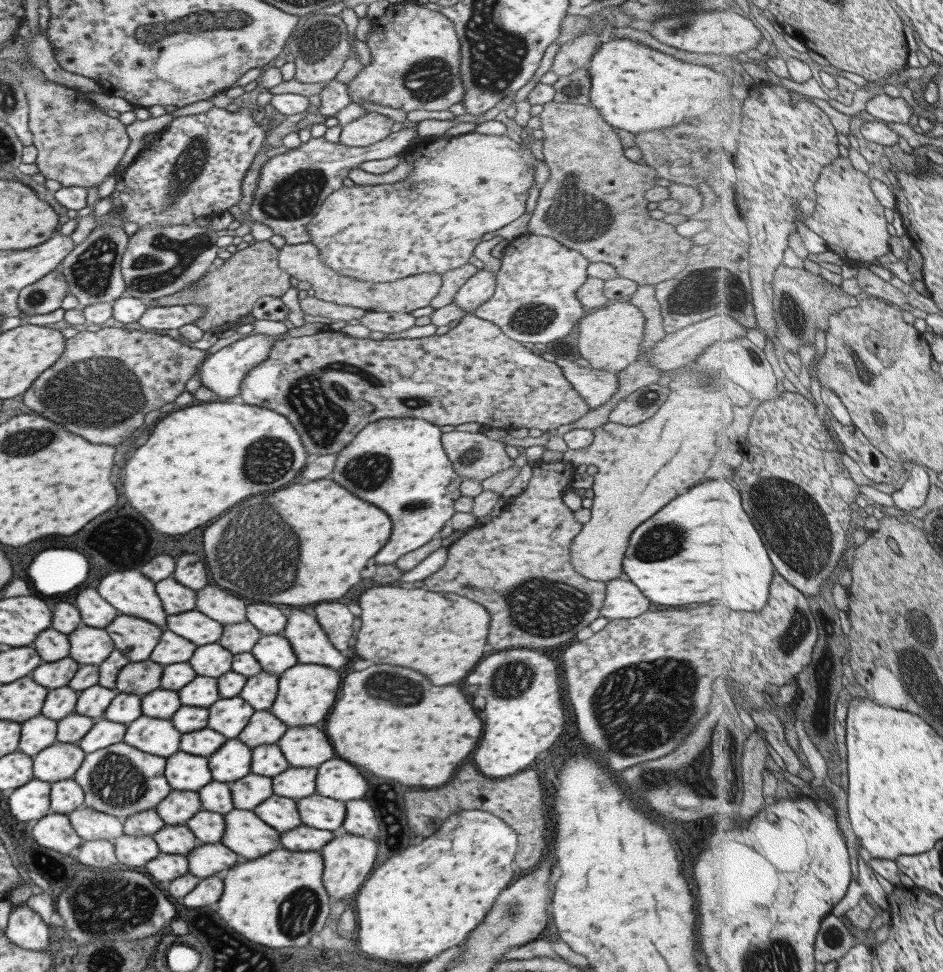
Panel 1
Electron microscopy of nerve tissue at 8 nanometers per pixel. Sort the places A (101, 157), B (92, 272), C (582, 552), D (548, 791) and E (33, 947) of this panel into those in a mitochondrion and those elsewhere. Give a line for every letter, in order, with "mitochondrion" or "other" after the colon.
A: other
B: mitochondrion
C: other
D: other
E: other

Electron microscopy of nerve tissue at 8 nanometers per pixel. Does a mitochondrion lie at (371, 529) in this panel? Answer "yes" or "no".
no

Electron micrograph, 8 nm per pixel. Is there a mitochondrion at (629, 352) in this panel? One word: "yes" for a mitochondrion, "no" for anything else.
no

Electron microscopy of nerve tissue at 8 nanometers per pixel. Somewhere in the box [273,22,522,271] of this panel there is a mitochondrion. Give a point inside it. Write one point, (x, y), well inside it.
(426, 80)

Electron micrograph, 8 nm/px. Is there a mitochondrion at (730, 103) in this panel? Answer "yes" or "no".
no

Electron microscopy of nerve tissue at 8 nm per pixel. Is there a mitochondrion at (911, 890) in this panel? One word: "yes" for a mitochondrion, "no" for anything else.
no

